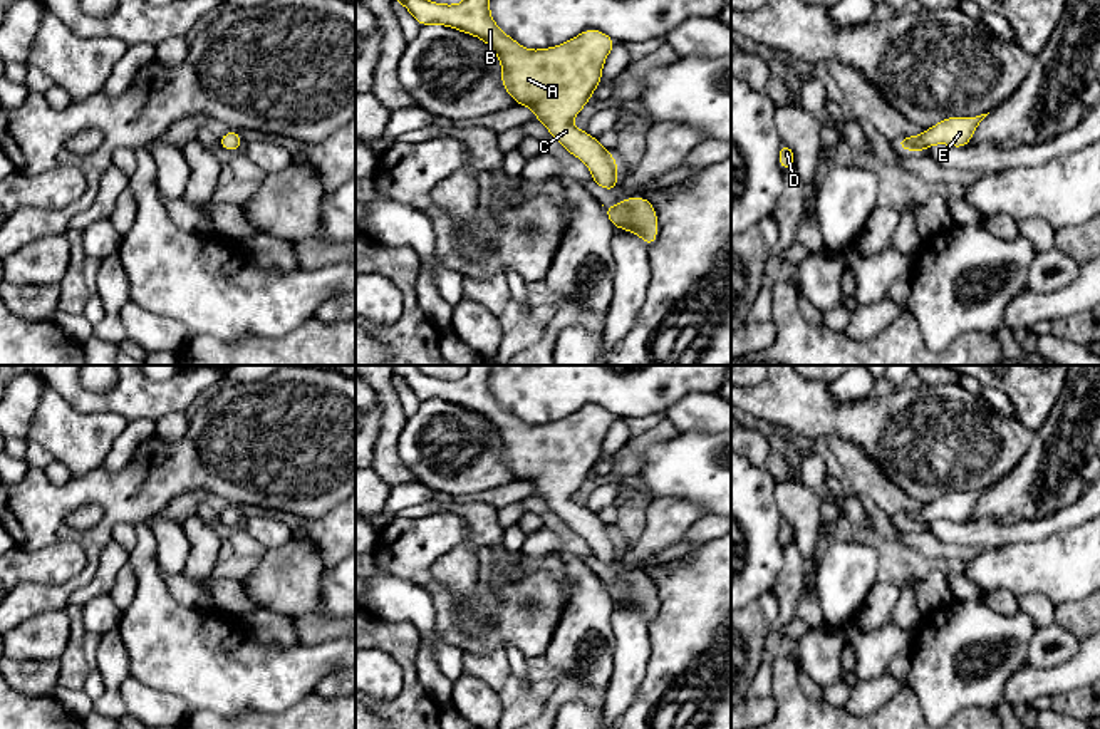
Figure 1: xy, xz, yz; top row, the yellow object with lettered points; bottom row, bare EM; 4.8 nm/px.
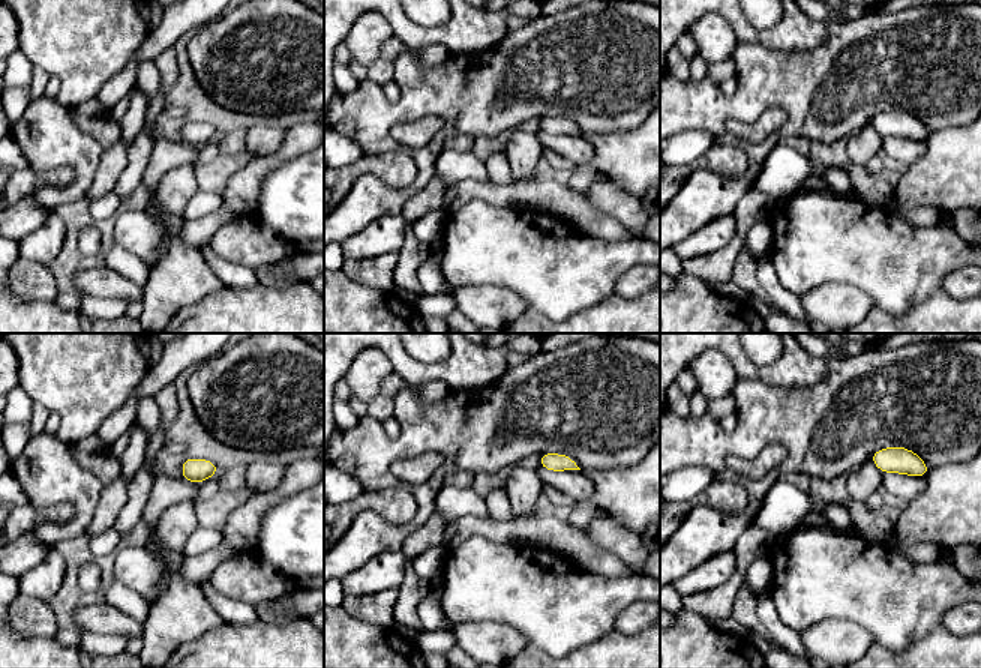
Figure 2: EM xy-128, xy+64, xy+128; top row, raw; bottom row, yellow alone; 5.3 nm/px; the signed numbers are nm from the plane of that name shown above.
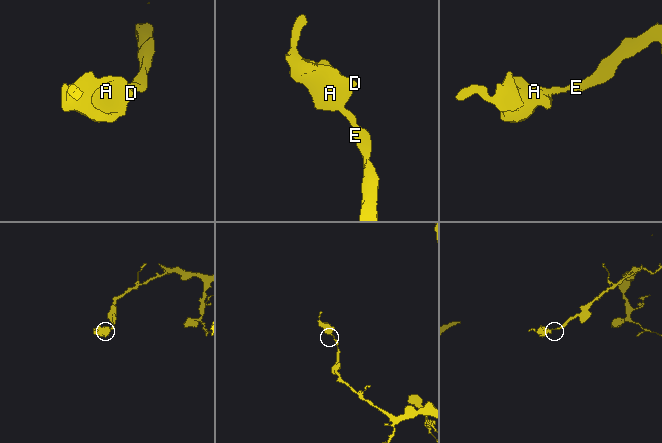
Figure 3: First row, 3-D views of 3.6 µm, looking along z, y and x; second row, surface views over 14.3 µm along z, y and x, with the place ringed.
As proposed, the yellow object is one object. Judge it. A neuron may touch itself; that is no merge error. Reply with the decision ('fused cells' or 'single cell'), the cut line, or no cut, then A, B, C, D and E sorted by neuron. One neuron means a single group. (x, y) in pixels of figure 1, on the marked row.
single cell; cut none; groups A B C D E

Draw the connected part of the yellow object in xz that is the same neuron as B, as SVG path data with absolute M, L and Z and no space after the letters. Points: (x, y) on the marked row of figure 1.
M397 0L416 22L446 25L485 40L501 62L501 84L516 106L535 111L550 136L587 164L594 184L617 191L617 161L600 141L572 126L602 80L602 67L617 44L589 28L557 47L530 50L508 37L491 18L490 0L446 5L429 0Z

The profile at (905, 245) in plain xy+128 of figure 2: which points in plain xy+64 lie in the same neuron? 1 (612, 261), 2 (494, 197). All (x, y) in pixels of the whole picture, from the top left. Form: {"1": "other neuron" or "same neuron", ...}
{"1": "same neuron", "2": "other neuron"}

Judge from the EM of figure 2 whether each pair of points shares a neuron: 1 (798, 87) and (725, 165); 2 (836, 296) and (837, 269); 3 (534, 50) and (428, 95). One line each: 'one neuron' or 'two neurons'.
1: two neurons
2: two neurons
3: one neuron

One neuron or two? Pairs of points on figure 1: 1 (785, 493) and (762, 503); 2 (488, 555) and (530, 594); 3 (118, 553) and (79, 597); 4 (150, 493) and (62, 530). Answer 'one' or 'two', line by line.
1: two
2: one
3: one
4: one

